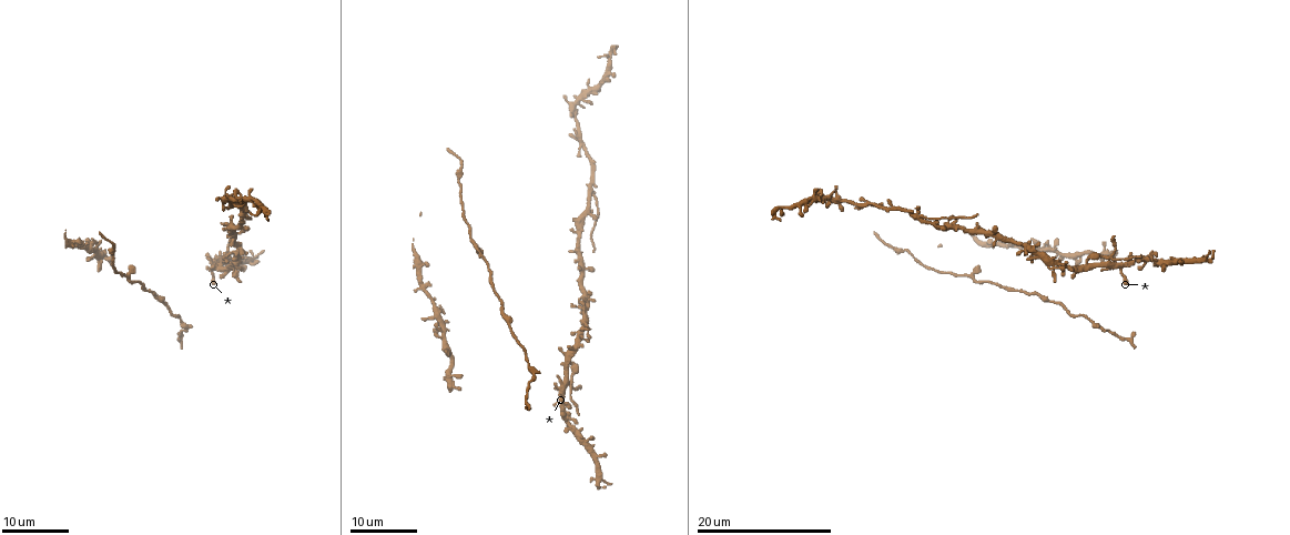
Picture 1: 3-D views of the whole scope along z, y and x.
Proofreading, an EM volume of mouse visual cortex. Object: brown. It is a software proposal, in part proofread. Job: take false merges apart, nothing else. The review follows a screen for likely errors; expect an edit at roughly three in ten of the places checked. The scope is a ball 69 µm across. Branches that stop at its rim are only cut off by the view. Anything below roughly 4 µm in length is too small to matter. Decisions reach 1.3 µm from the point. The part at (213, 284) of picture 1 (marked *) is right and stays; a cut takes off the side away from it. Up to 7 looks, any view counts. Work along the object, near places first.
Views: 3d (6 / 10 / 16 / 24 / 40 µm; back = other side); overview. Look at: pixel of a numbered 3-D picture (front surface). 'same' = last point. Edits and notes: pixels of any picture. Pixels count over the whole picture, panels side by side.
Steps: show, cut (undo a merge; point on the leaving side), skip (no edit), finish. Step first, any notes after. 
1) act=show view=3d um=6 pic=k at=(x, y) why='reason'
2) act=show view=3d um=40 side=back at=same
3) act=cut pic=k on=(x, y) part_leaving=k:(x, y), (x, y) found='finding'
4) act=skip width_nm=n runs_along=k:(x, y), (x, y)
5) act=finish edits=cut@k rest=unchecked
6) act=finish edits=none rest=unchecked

act=show view=3d um=24 pic=1 at=(187, 325) why='arms run side by side'

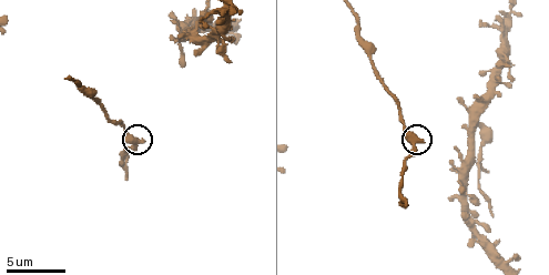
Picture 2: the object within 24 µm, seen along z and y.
act=show view=3d um=10 pic=2 at=(412, 142) why='closer look'

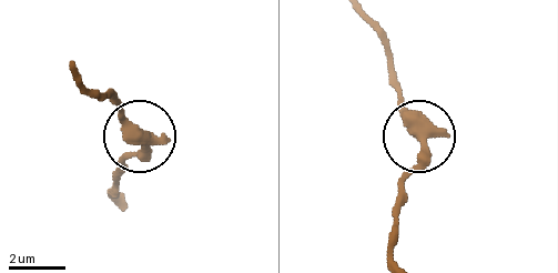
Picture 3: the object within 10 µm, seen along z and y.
act=skip width_nm=350 found='all the same neuron'

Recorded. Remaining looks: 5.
act=show view=3d um=16 pic=1 at=(126, 276) why='branch point'

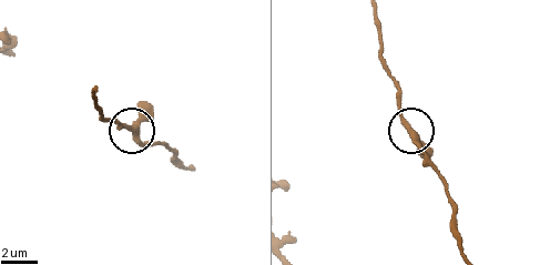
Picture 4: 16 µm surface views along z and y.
act=show view=3d um=6 pic=4 at=(133, 128)

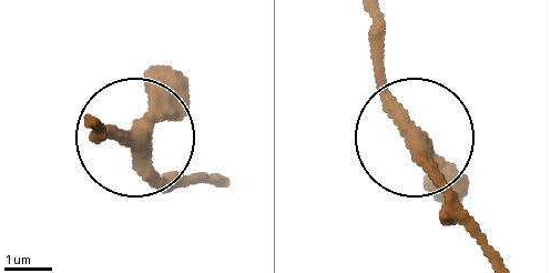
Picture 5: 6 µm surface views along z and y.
act=skip width_nm=290 runs_along=5:(489, 251), (414, 143), (378, 40) found='continuous, no second neuron'

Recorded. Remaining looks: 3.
act=show view=3d um=16 pic=1 at=(594, 195) why='looks like a crossing'

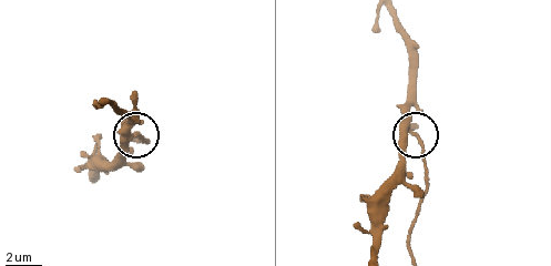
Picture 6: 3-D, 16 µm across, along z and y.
act=show view=3d um=10 pic=6 at=(413, 133) why='closer look'

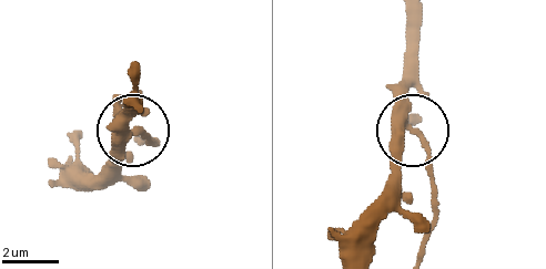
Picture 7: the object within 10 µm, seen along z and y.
act=cut pic=7 on=(145, 141) arms=4 part_leaving=7:(407, 125), (422, 144), (434, 187), (424, 251) found='a second neuron is stuck on'

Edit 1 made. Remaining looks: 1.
act=finish edits=cut@7 rest=unchecked

